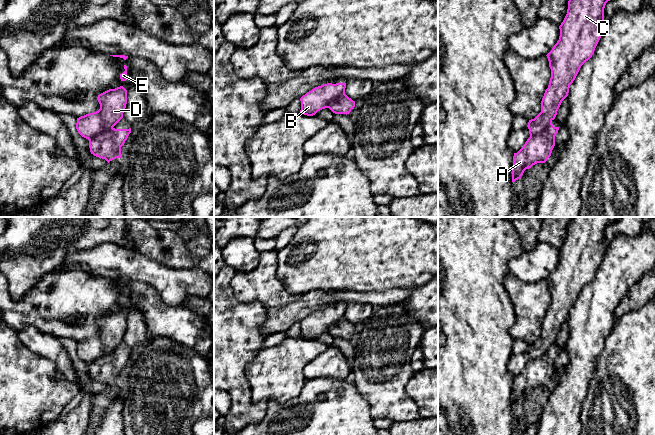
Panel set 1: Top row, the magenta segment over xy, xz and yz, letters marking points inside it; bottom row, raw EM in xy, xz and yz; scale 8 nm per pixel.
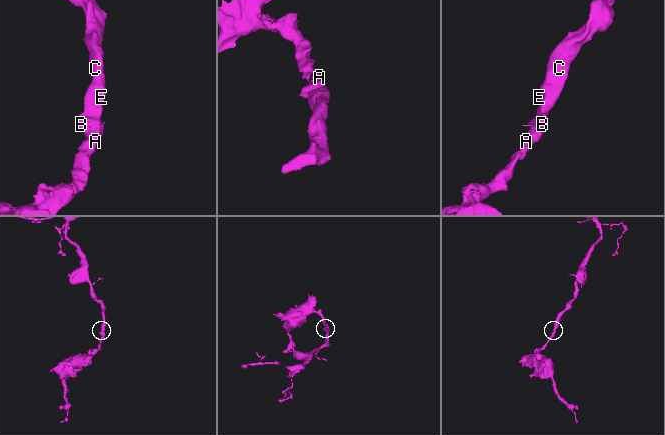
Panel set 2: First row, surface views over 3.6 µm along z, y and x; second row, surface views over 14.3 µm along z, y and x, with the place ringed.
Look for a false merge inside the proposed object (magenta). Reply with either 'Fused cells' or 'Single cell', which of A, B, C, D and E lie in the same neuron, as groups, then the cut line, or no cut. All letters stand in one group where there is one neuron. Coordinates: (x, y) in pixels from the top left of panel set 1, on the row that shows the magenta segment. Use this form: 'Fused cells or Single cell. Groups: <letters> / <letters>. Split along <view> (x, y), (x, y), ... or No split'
Fused cells. Groups: A / B C D E. Split along xy (112, 127), (93, 136), (89, 140)

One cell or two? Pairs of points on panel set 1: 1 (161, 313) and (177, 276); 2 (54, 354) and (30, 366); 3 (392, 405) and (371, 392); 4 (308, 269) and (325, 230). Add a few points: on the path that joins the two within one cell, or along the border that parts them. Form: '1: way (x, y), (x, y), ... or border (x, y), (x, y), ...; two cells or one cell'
1: border (150, 286), (165, 303), (180, 305), (188, 299); two cells
2: border (26, 347), (49, 358), (62, 375); two cells
3: way (387, 400), (379, 392), (376, 392); one cell
4: way (315, 259), (325, 249), (325, 240); one cell

